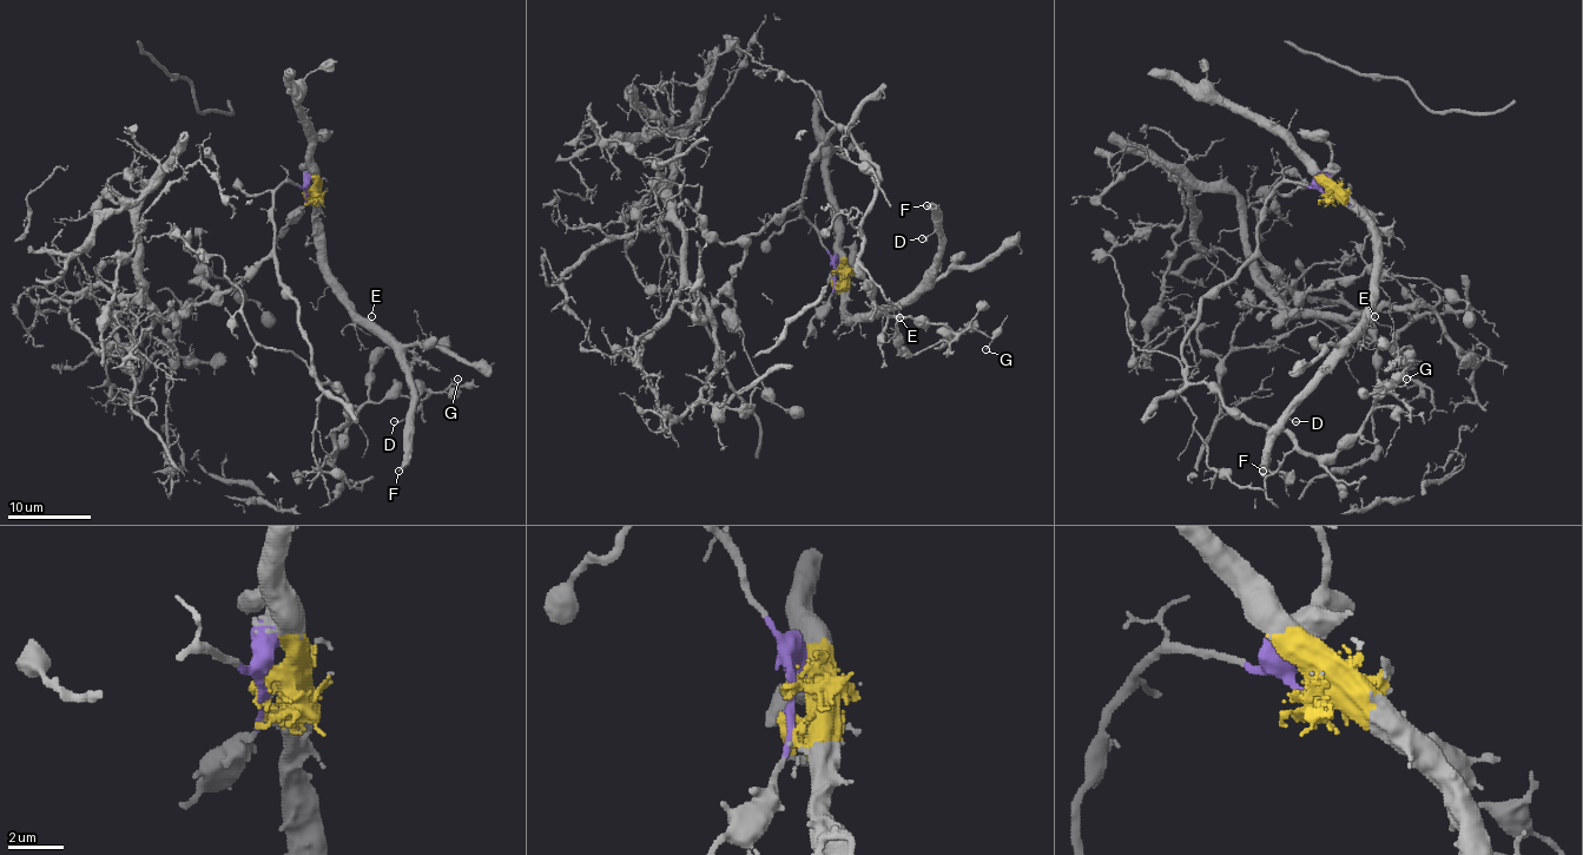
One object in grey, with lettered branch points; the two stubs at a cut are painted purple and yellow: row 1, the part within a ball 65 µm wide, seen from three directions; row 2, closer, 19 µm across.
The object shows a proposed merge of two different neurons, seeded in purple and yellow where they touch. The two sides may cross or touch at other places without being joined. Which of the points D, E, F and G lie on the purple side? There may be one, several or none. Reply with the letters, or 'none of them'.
G

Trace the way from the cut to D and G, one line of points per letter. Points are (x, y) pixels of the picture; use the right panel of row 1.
D: (1328, 193), (1337, 193), (1364, 221), (1373, 236), (1373, 294), (1364, 322), (1291, 414), (1290, 418), (1295, 422)
G: (1328, 193), (1300, 182), (1272, 192), (1258, 250), (1199, 304), (1185, 377), (1331, 455), (1406, 377)

